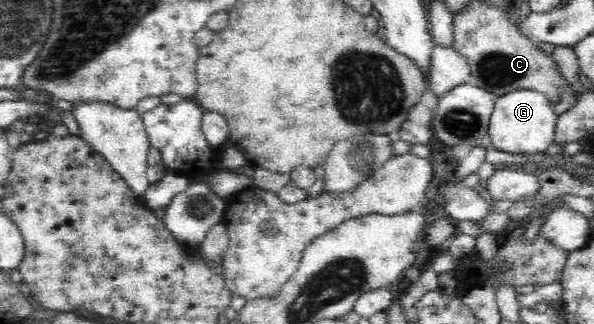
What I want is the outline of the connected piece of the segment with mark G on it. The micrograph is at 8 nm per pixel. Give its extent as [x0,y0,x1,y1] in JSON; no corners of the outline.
[488,90,556,154]

